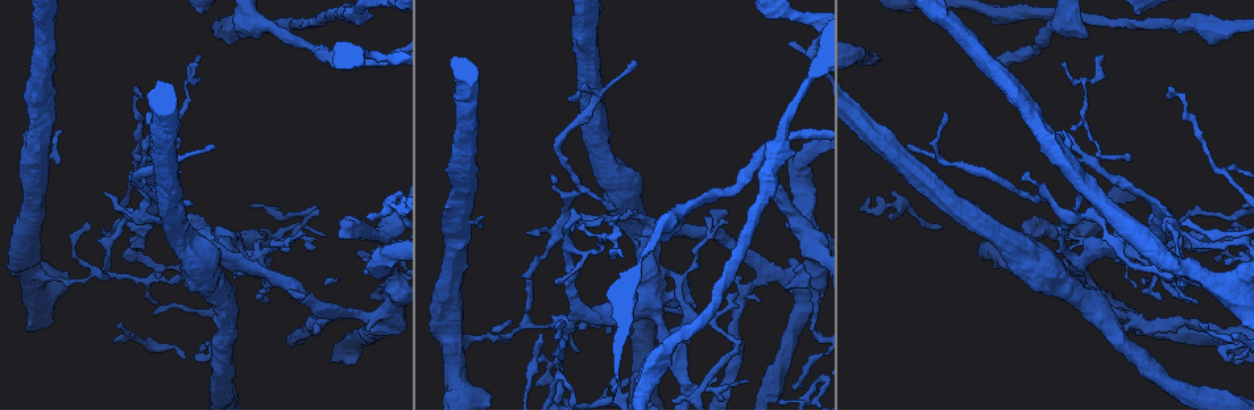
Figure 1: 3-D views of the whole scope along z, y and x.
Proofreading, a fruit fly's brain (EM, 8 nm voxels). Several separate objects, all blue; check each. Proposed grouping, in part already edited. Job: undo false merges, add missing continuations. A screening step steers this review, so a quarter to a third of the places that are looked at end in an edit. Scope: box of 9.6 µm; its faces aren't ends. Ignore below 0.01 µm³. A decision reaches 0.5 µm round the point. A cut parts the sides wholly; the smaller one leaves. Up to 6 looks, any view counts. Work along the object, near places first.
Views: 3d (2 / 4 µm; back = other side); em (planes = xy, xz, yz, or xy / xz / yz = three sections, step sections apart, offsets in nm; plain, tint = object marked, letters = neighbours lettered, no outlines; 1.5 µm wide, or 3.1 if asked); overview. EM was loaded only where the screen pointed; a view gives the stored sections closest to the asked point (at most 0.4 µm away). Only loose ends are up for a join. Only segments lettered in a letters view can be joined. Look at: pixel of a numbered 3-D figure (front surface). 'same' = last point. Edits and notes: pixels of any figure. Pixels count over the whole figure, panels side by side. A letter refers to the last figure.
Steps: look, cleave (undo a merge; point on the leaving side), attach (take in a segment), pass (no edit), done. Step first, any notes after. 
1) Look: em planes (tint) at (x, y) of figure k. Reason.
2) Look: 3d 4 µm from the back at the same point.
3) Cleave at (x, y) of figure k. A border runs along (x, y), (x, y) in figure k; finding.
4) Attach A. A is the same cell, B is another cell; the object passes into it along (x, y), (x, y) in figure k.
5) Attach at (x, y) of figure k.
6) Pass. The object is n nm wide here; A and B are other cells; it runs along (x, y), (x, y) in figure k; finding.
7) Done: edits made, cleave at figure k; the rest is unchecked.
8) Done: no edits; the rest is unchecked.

Look: em planes (letters) at (292, 242) of figure 1. An open end.

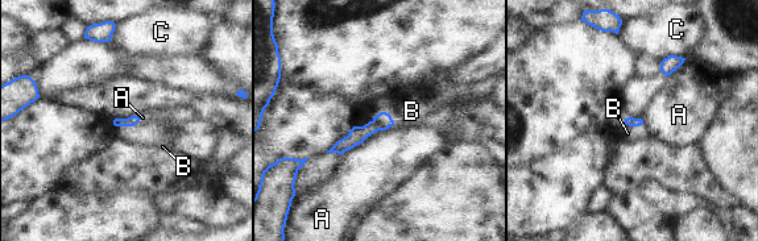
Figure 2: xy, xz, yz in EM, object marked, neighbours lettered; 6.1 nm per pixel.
Attach B. B is the same cell, A and C are other cells; the object passes into it along (131, 121), (128, 125), (153, 132) in figure 2; it goes on there.

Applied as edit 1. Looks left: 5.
Look: 3d 4 µm at (341, 238) of figure 1.

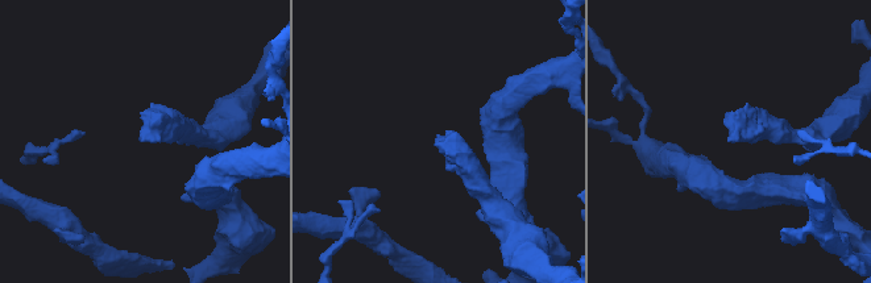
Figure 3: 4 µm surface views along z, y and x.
Look: em xy step 8 (tint) at (730, 140) of figure 3.

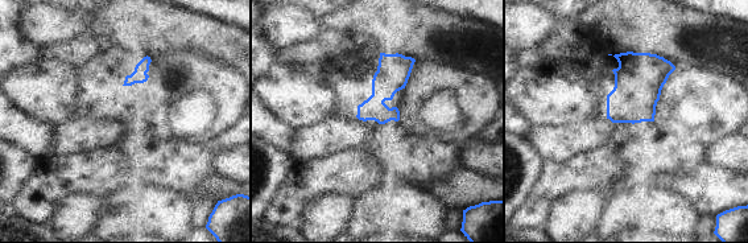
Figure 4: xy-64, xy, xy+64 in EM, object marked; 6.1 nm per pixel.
Look: em planes (letters) at the same point. Another direction.

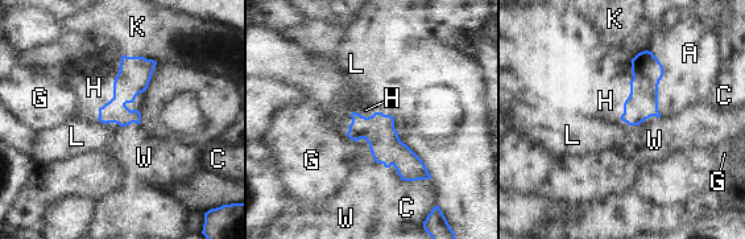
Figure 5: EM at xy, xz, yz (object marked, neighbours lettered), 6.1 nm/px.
Attach H. H is the same cell, A, C, G, K, L and W are other cells; it goes on there.

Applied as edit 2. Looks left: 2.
Look: 3d 4 µm at (1103, 54) of figure 1. Tapers out.

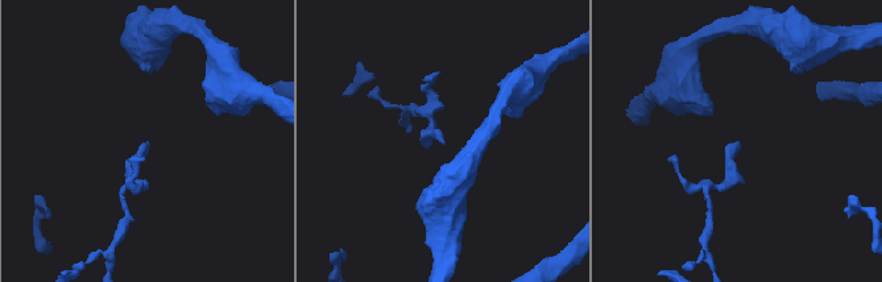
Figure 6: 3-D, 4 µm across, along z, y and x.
Look: em planes (letters) at (149, 143) of figure 6. Shape alone is not enough.

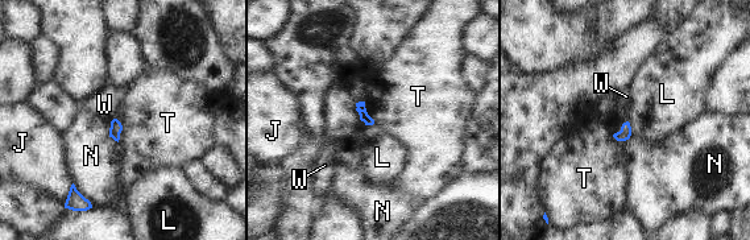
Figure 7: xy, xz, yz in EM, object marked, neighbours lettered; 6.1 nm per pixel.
Pass. The longest contact is with N, 200 nm; J, L, N, T and W are other cells; no lettered segment goes on from it.

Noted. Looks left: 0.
Done: edits made, attach at figure 2, attach at figure 5; the rest is unchecked.

